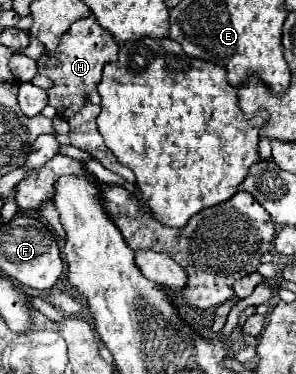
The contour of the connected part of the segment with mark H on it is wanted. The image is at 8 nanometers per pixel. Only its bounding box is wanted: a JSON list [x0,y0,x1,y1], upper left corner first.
[39,16,119,120]

